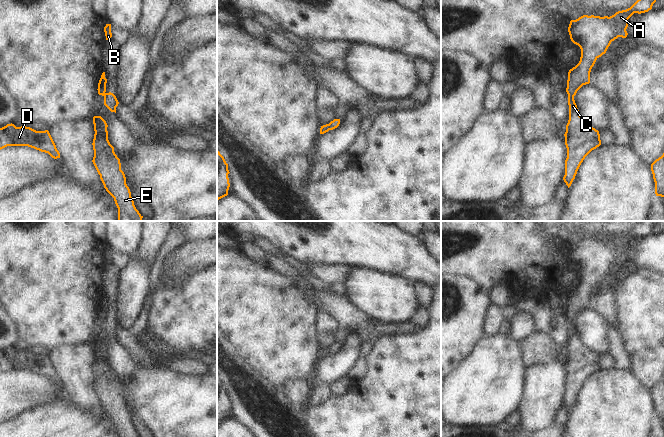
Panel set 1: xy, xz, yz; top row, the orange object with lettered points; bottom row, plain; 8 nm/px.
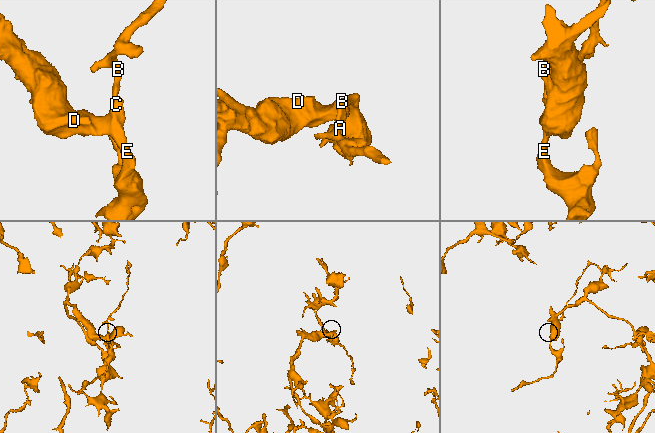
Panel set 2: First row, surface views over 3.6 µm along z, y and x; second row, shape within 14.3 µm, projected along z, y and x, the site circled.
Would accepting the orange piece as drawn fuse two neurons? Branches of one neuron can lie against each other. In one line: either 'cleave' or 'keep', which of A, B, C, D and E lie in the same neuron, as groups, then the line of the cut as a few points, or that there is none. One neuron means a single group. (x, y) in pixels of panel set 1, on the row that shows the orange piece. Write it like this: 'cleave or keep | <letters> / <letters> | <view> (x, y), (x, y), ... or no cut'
cleave | A B / C D E | xz (327, 124), (330, 129)

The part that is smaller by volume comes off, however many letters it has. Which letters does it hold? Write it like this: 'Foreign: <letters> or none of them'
Foreign: A, B

